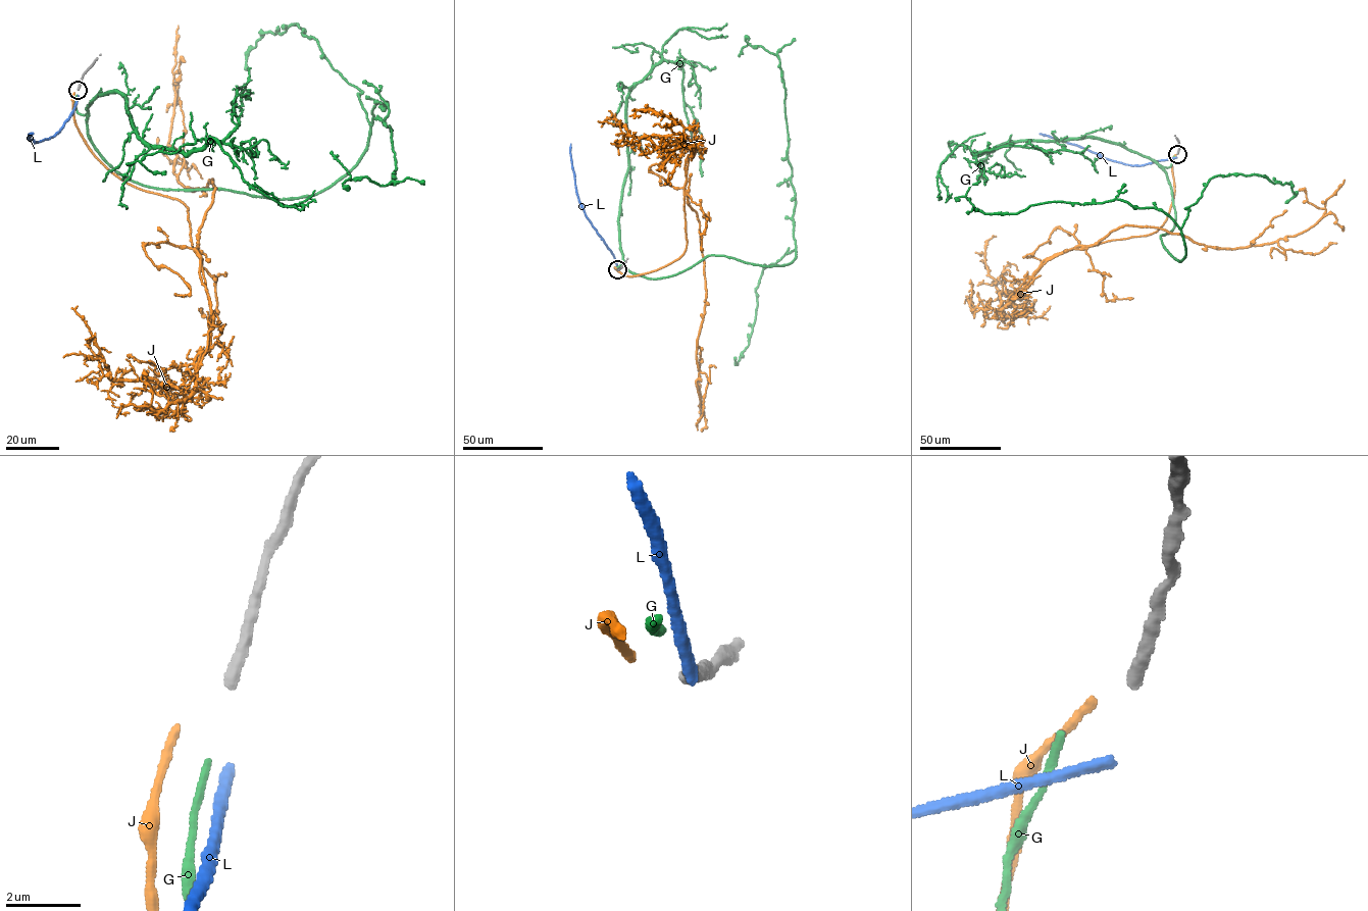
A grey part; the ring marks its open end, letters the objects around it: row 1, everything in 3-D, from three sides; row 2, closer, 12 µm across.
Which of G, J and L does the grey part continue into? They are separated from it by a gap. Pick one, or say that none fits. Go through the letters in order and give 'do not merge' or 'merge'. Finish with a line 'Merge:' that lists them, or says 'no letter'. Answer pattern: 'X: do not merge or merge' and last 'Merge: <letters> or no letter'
G: do not merge
J: do not merge
L: do not merge
Merge: no letter

